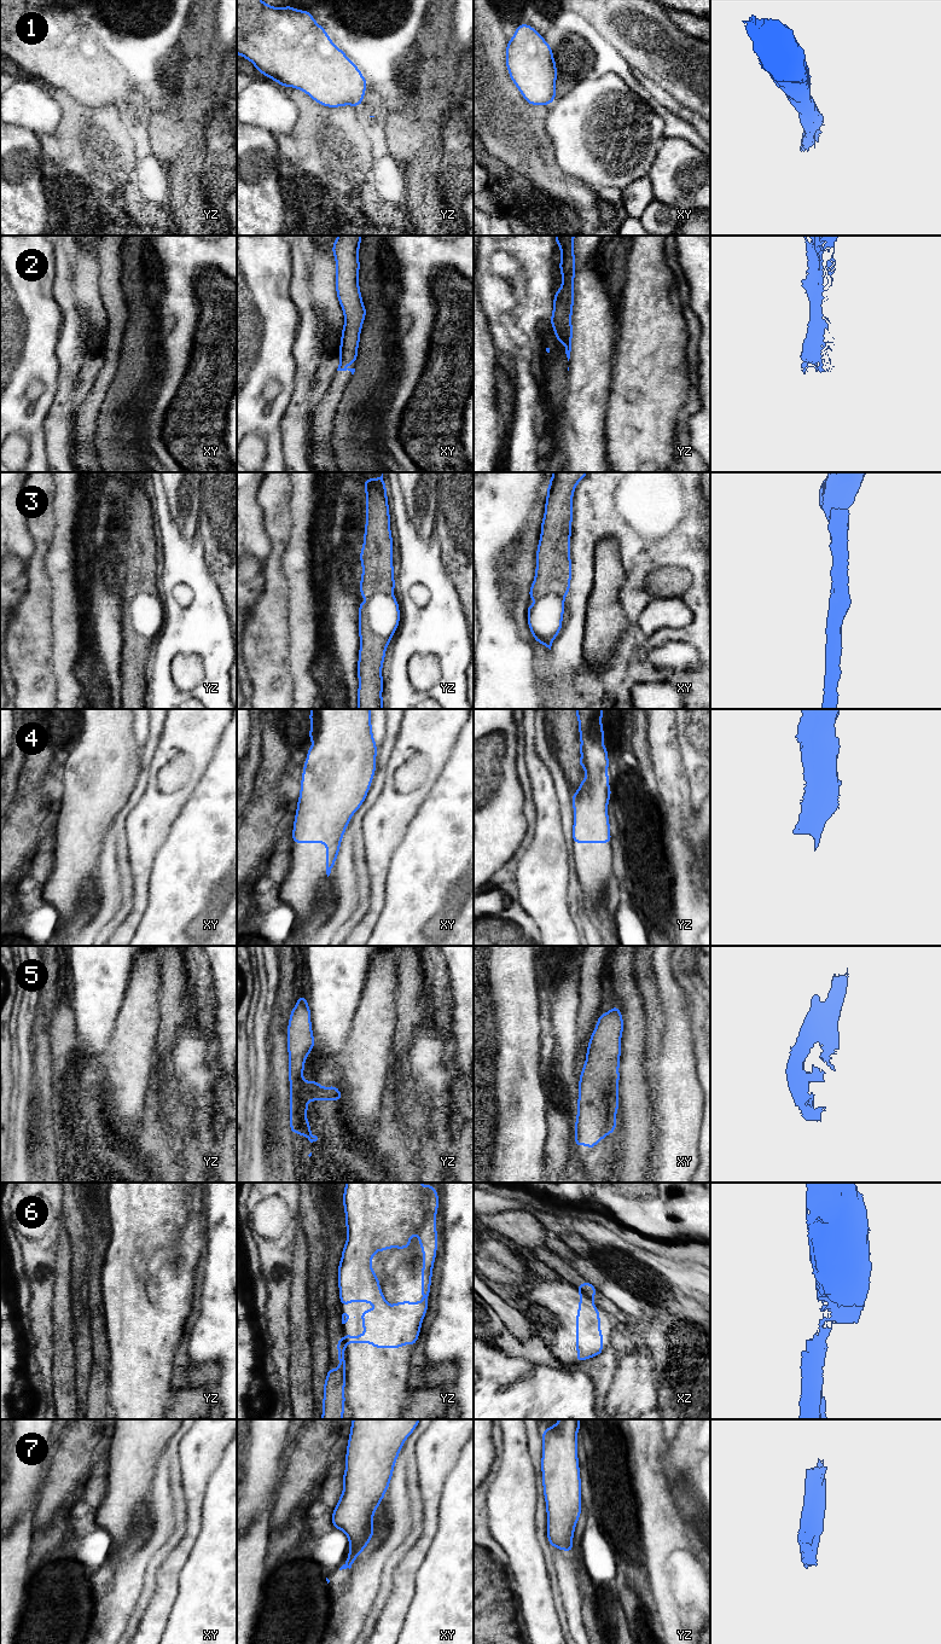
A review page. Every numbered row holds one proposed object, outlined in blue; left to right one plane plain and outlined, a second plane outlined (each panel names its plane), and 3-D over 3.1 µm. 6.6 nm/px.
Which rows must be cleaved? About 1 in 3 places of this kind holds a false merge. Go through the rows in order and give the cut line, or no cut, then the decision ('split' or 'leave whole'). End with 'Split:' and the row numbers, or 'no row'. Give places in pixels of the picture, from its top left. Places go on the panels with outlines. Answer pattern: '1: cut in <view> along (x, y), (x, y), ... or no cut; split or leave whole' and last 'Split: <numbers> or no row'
1: no cut; leave whole
2: no cut; leave whole
3: no cut; leave whole
4: no cut; leave whole
5: no cut; leave whole
6: cut in xz along (579, 1289), (591, 1299); split
7: no cut; leave whole
Split: 6

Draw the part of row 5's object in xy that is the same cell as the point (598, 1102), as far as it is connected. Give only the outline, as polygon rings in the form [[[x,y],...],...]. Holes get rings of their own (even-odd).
[[[616,1005],[599,1015],[579,1080],[575,1121],[577,1149],[582,1144],[593,1149],[616,1129],[622,1032],[623,1018]]]

